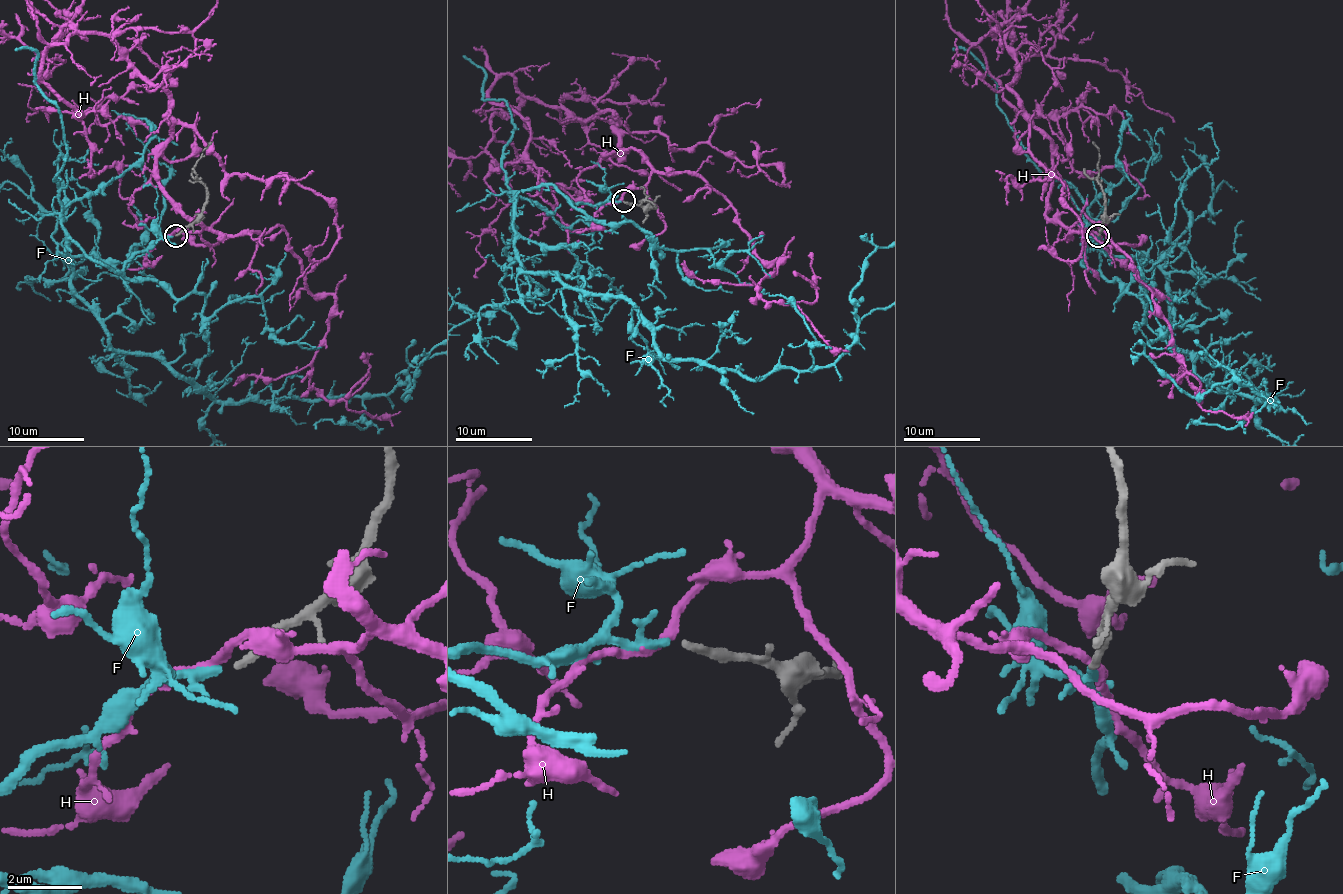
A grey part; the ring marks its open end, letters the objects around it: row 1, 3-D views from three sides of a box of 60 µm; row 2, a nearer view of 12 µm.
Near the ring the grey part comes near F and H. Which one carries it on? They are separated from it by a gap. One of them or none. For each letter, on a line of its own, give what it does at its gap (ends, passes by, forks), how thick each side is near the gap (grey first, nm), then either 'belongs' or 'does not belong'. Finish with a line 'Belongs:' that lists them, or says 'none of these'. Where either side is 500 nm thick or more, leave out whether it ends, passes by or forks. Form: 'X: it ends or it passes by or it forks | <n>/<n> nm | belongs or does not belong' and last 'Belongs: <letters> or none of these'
F: it passes by | 190/190 nm | belongs
H: it passes by | 190/220 nm | does not belong
Belongs: F

